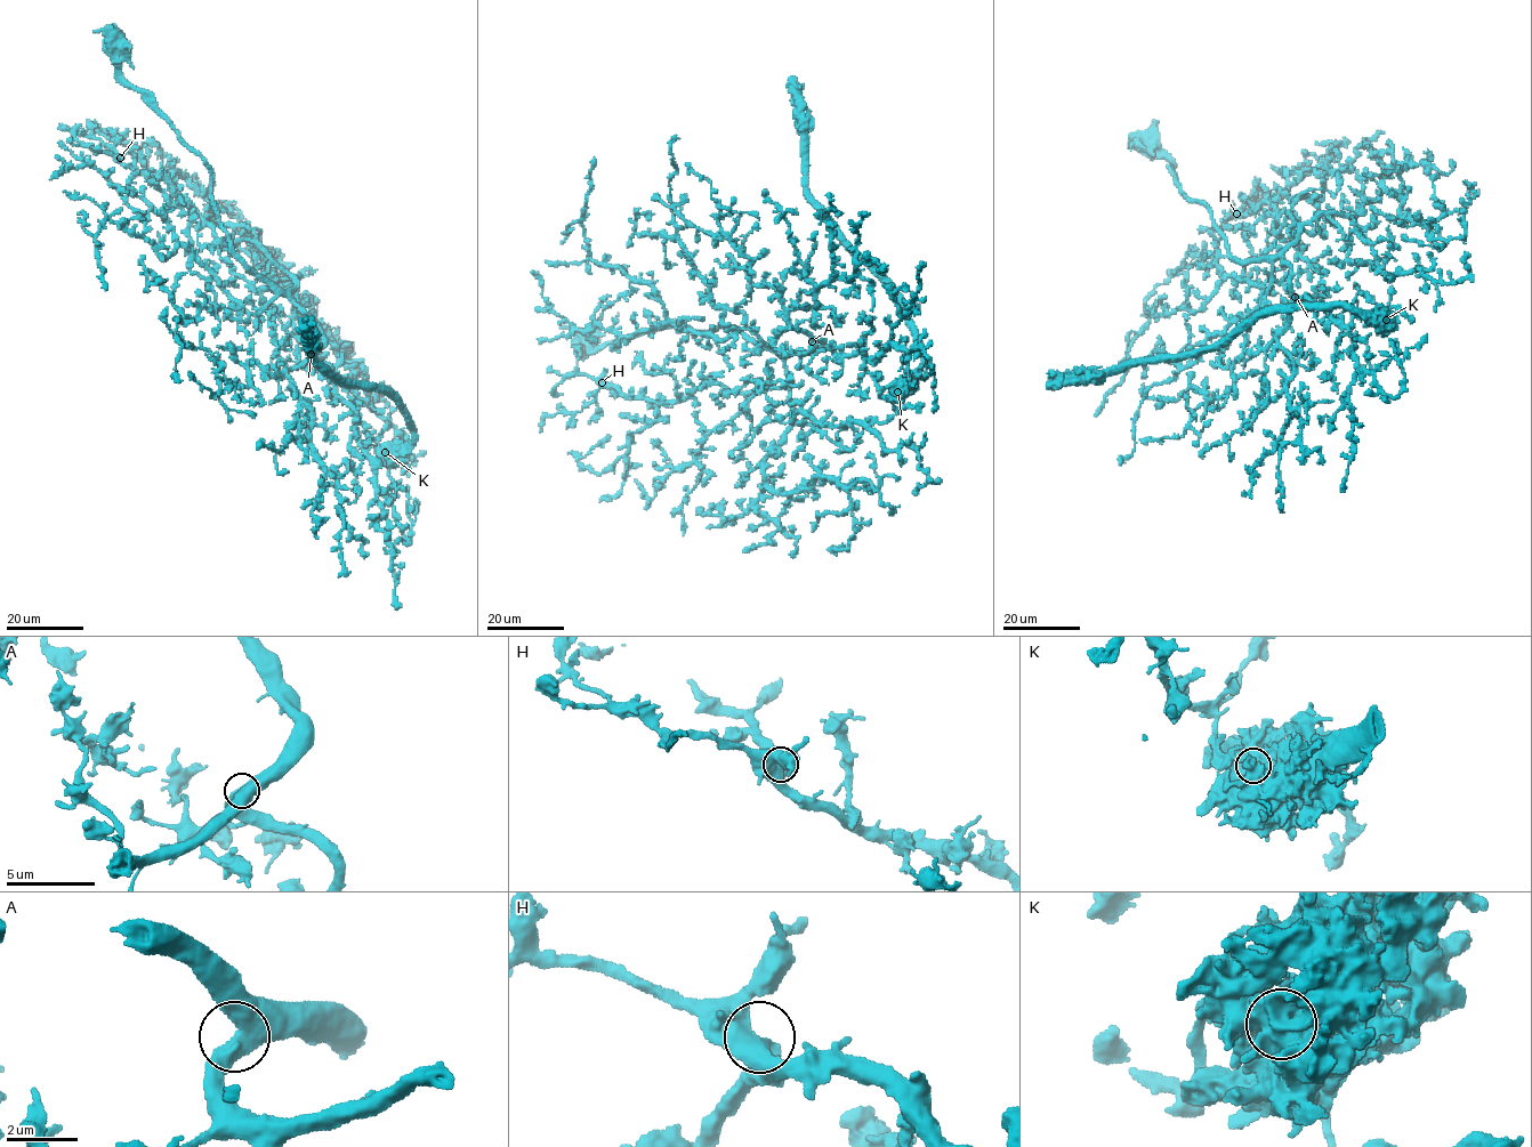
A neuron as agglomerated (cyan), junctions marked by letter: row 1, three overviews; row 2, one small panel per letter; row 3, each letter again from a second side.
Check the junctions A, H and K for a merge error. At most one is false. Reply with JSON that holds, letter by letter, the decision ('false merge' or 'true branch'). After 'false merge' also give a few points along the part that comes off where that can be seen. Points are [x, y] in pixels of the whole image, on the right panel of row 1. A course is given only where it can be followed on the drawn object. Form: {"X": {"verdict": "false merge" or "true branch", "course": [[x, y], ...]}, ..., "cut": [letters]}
{"A": {"verdict": "true branch"}, "H": {"verdict": "true branch"}, "K": {"verdict": "false merge", "course": [[1385, 320], [1344, 307], [1279, 311], [1248, 322], [1216, 344], [1123, 363], [1047, 388]]}, "cut": ["K"]}

